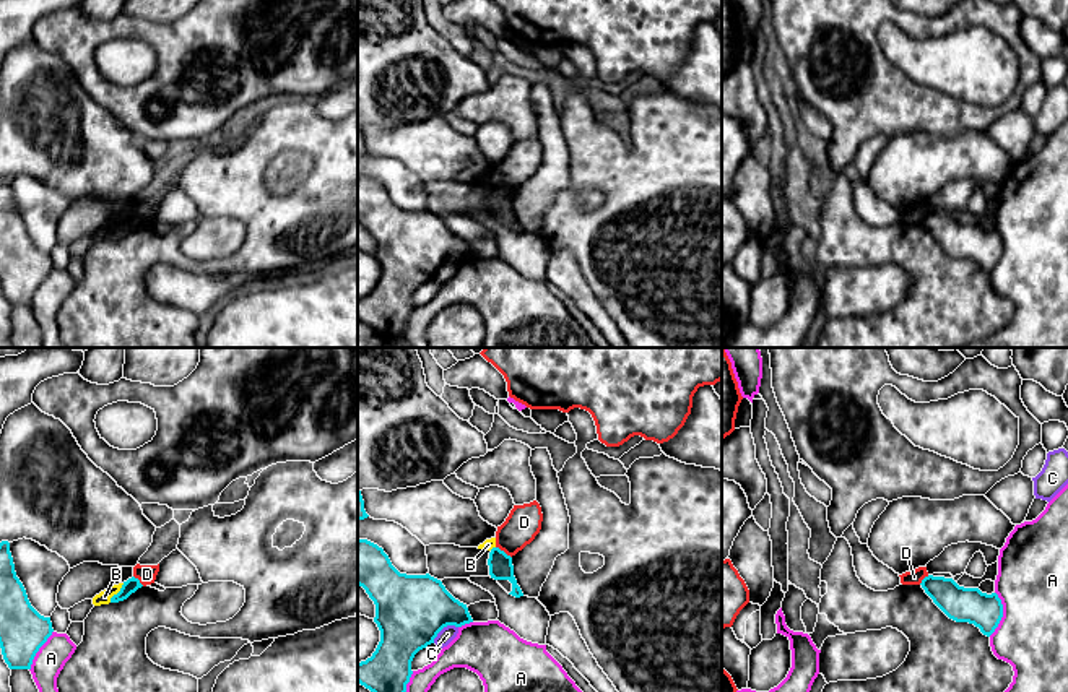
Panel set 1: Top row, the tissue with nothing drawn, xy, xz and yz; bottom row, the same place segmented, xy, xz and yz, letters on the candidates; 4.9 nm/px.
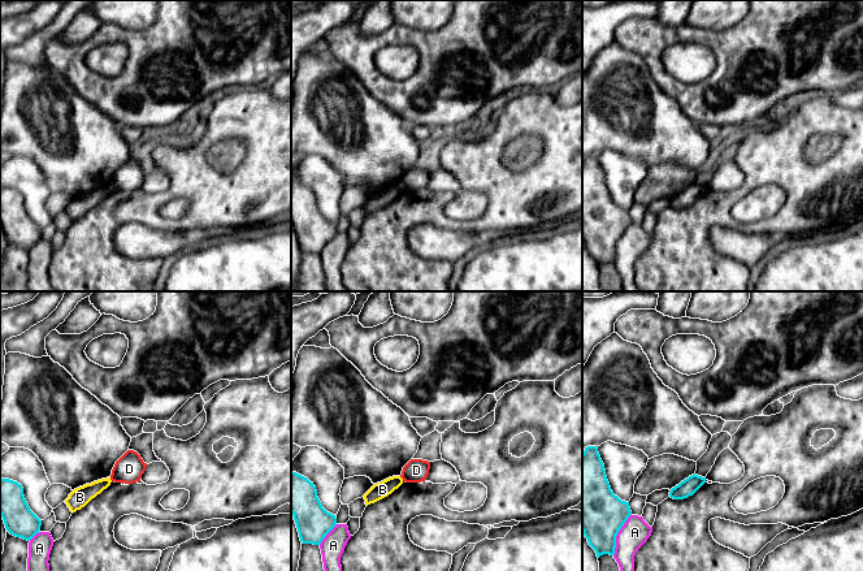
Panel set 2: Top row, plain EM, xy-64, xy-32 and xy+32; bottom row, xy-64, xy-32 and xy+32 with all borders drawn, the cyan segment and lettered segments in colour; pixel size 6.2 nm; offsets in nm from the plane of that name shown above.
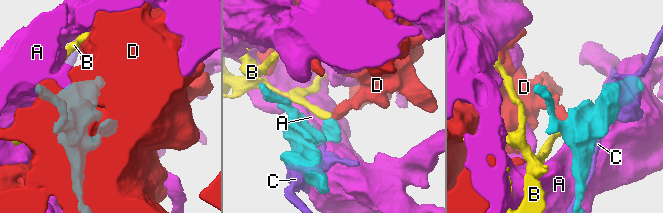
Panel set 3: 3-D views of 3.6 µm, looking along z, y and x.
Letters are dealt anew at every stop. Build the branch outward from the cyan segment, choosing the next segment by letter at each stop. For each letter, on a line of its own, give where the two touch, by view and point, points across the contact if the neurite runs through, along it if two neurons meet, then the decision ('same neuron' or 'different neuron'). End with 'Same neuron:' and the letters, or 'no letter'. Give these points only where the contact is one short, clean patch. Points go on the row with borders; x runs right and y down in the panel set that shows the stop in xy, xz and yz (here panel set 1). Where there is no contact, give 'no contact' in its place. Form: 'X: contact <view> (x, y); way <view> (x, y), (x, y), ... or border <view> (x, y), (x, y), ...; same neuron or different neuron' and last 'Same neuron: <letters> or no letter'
A: contact yz (1002, 614); different neuron
B: contact xy (117, 593); border xy (124, 583), (109, 601); different neuron
C: contact xz (442, 627); different neuron
D: contact xz (503, 551); border xz (496, 546), (511, 557); different neuron
Same neuron: no letter

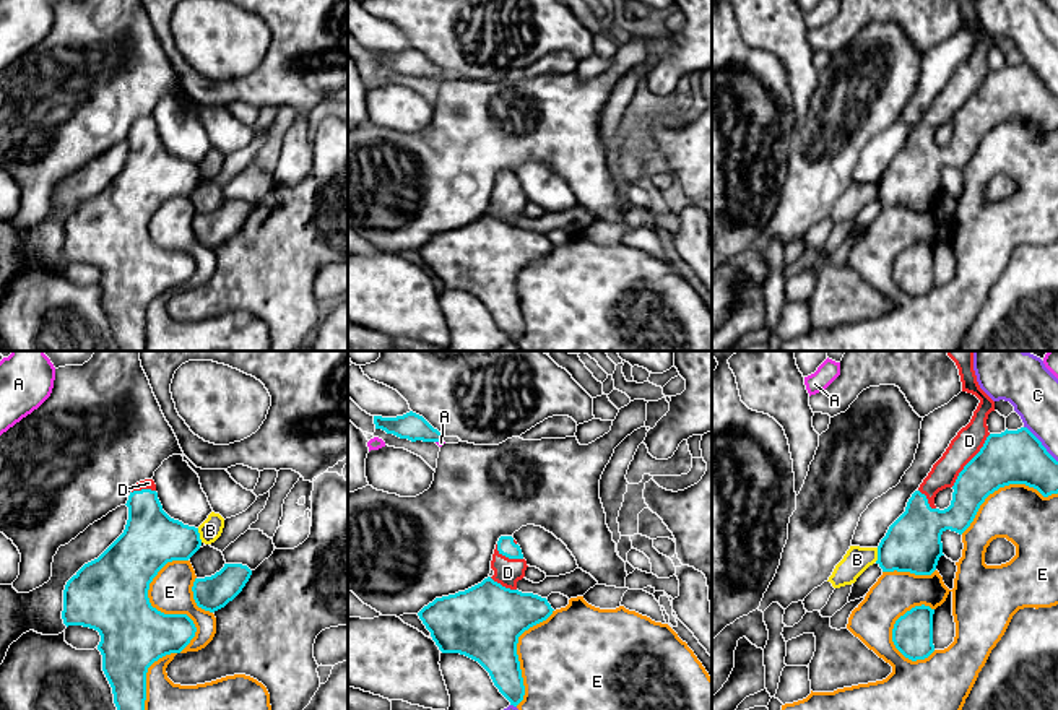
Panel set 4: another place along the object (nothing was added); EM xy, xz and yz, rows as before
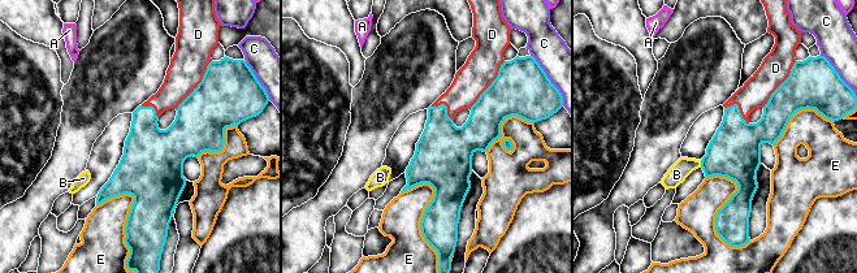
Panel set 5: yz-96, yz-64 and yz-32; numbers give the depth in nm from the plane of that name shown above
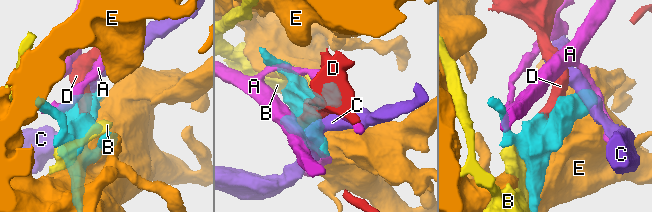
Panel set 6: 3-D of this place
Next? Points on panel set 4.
A: contact xz (439, 441); different neuron
B: contact xy (199, 535); different neuron
C: contact yz (1040, 444); different neuron
D: contact yz (971, 460); same neuron
E: contact xy (163, 613); different neuron
Same neuron: D

